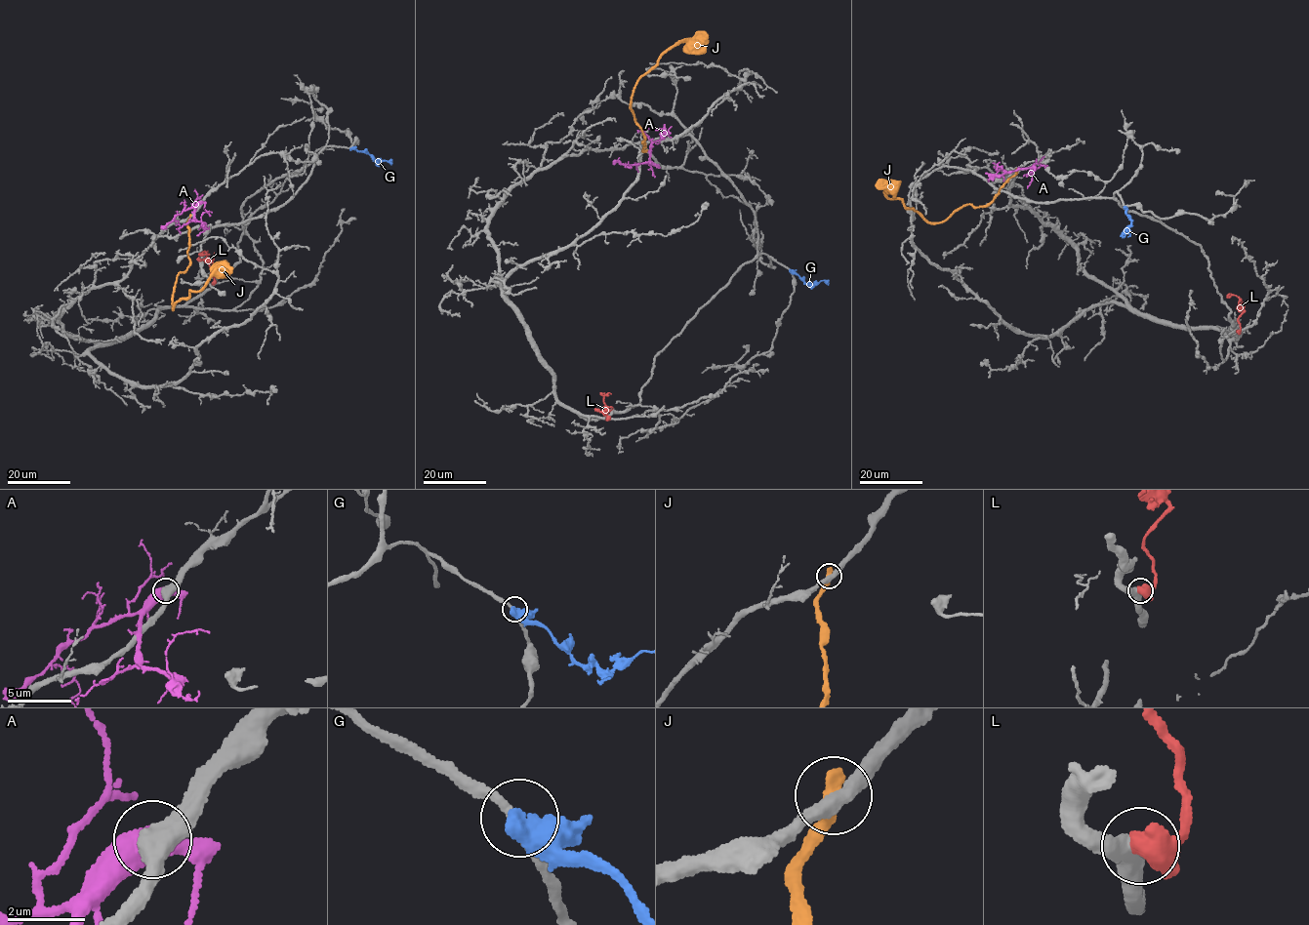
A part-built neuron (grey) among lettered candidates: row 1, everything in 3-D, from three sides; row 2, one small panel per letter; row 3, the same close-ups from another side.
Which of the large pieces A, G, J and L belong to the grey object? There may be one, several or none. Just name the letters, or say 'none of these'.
none of these

